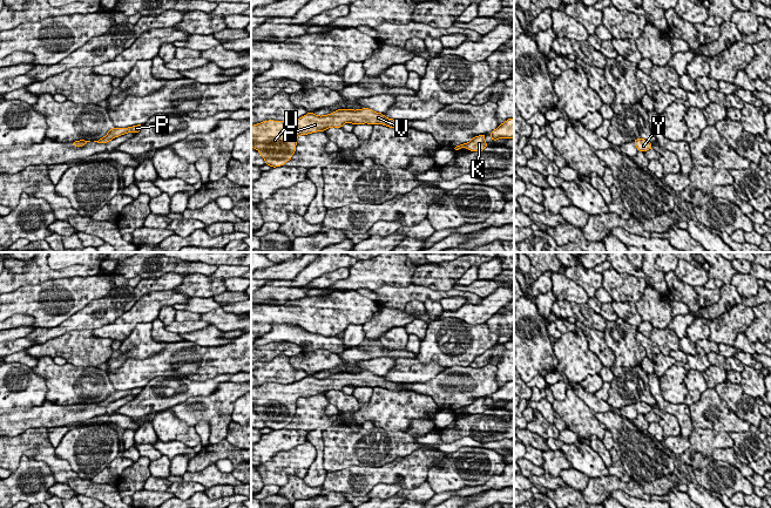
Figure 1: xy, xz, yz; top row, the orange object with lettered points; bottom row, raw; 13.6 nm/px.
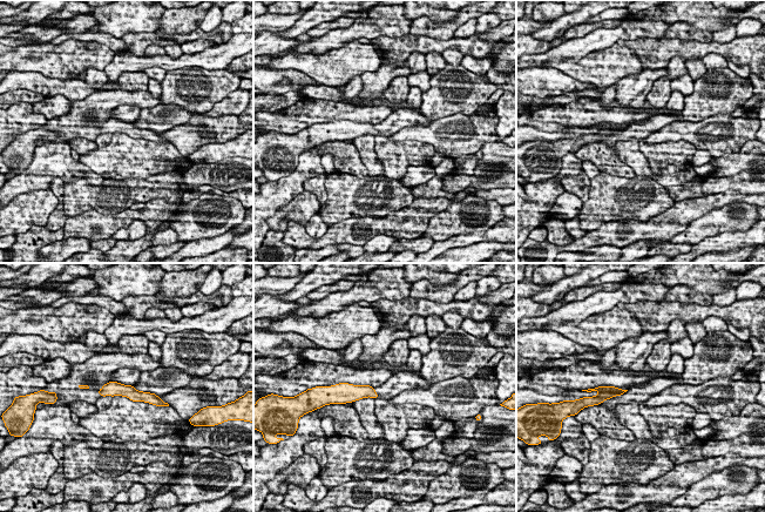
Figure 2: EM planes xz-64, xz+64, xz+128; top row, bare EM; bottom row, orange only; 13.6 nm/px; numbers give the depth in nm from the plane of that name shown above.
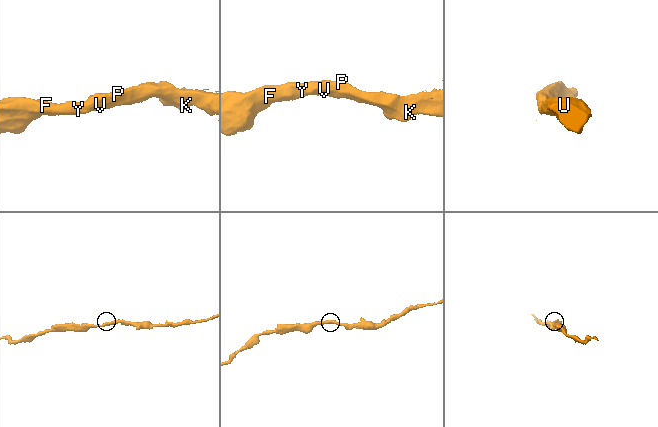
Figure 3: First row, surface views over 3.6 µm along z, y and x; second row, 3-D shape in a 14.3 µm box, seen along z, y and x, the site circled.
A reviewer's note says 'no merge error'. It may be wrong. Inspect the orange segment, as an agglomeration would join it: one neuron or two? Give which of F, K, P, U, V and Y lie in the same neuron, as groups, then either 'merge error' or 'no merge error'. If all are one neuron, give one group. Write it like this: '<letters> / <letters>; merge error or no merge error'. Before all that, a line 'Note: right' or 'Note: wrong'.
Note: right
F K P U V Y; no merge error

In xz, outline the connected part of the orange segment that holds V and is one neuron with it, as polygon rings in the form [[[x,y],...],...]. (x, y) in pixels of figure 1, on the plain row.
[[[338,372],[327,378],[306,378],[293,384],[263,384],[251,388],[251,411],[259,414],[265,422],[265,427],[272,431],[284,428],[291,422],[296,414],[297,400],[327,391],[341,391],[344,386],[356,387],[383,387],[390,391],[401,391],[403,382],[392,382],[376,375],[372,372]]]

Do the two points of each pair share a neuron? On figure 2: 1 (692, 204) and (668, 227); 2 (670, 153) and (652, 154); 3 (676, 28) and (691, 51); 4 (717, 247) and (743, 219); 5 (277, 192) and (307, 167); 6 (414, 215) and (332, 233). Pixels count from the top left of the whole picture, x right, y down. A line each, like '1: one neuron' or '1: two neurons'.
1: one neuron
2: one neuron
3: two neurons
4: two neurons
5: one neuron
6: one neuron

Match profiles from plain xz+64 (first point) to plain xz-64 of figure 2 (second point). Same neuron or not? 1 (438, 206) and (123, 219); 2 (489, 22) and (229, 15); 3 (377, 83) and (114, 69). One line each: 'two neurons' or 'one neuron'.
1: one neuron
2: one neuron
3: one neuron

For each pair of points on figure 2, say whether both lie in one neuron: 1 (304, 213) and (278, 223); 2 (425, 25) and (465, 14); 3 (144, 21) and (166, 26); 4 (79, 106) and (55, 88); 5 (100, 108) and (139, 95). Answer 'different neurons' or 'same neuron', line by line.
1: same neuron
2: same neuron
3: different neurons
4: different neurons
5: same neuron

